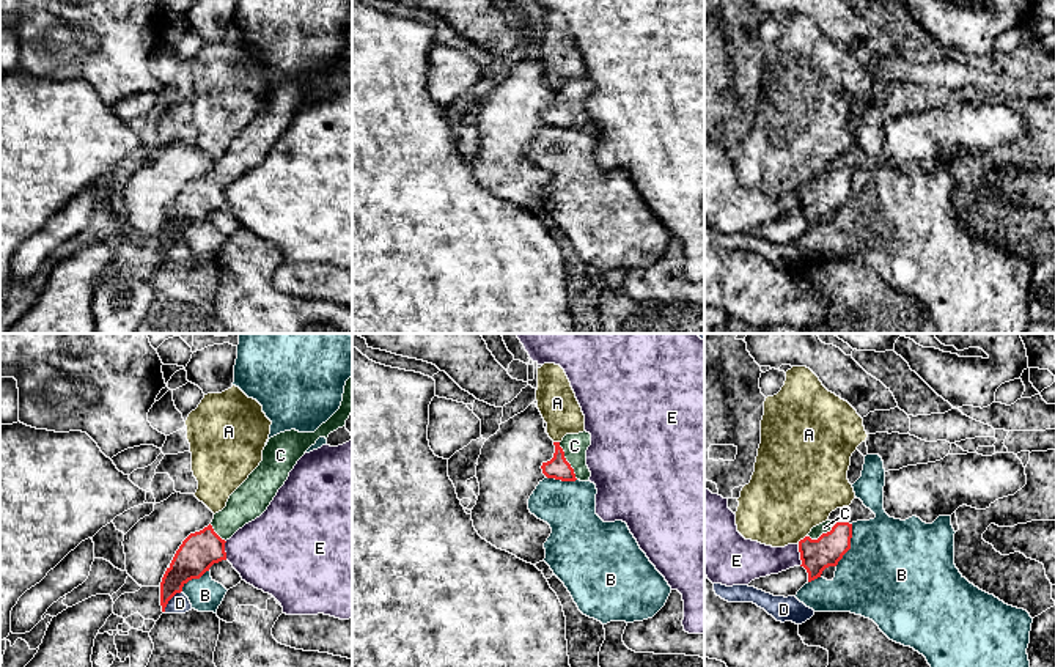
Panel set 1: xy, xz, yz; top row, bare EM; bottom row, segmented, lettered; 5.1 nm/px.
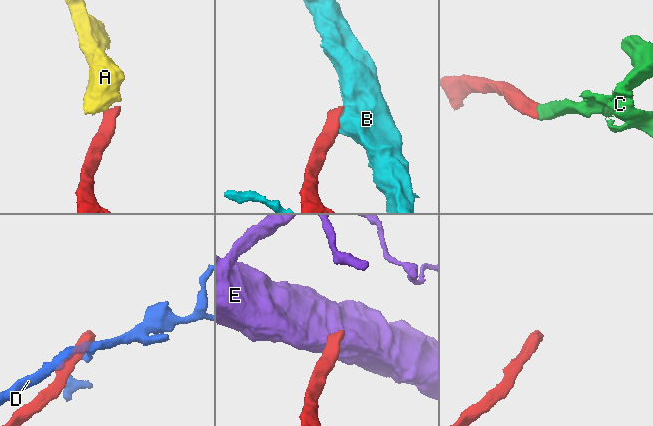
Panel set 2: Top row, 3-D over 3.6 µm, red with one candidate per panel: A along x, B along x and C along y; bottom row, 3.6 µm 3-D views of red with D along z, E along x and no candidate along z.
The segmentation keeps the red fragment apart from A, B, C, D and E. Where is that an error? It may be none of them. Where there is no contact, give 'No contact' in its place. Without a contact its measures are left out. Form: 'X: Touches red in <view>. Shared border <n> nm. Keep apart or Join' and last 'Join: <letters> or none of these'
A: Touches red in yz. Shared border 70 nm. Keep apart
B: Touches red in yz. Shared border 240 nm. Keep apart
C: Touches red in xz. Shared border 220 nm. Join
D: Touches red in xy. Shared border 150 nm. Keep apart
E: Touches red in yz. Shared border 110 nm. Keep apart
Join: C

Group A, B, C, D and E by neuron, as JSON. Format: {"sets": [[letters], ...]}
{"sets": [["A"], ["B"], ["C"], ["D"], ["E"]]}

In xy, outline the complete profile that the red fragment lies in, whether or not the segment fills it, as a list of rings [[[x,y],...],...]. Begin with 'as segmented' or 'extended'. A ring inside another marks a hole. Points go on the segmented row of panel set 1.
extended; [[[352,376],[346,381],[340,409],[314,433],[291,429],[269,439],[263,461],[230,496],[226,507],[214,514],[208,527],[190,533],[176,551],[160,582],[162,612],[189,580],[200,579],[214,563],[226,560],[225,543],[267,510],[305,451],[319,437],[327,439],[330,433],[346,426],[351,414]]]

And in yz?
extended; [[[825,521],[811,529],[799,541],[800,560],[808,582],[821,577],[829,566],[836,566],[843,555],[851,549],[852,524]]]

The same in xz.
extended; [[[566,434],[561,442],[553,442],[555,453],[541,469],[547,478],[561,481],[588,481],[591,472],[586,466],[586,450],[591,445],[591,434]]]

